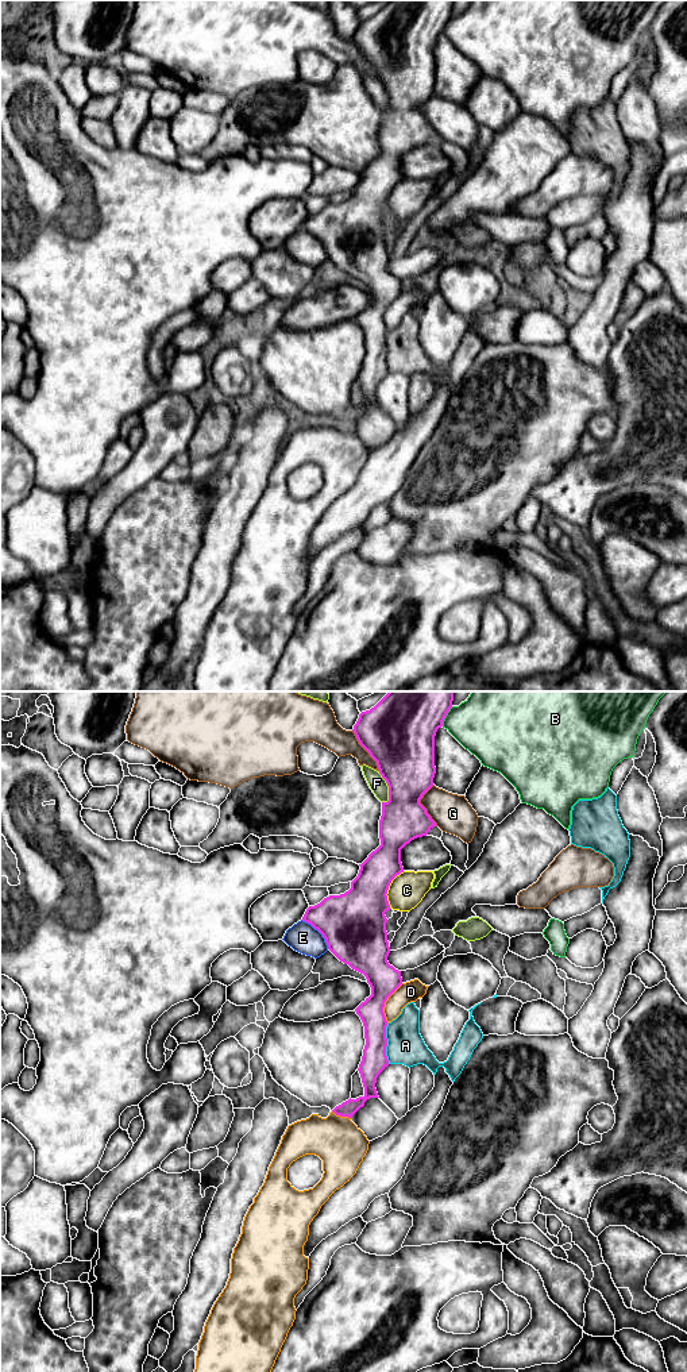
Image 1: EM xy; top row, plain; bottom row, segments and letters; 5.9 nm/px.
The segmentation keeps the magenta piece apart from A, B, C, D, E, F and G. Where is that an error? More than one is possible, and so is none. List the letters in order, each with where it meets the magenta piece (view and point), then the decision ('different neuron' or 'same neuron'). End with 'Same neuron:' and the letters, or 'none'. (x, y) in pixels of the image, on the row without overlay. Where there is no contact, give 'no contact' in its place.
A: meets magenta in xy at (386, 353); different neuron
B: meets magenta in xy at (446, 23); different neuron
C: meets magenta in xy at (388, 197); different neuron
D: meets magenta in xy at (383, 312); different neuron
E: meets magenta in xy at (319, 239); different neuron
F: meets magenta in xy at (389, 96); different neuron
G: meets magenta in xy at (421, 114); different neuron
Same neuron: none

